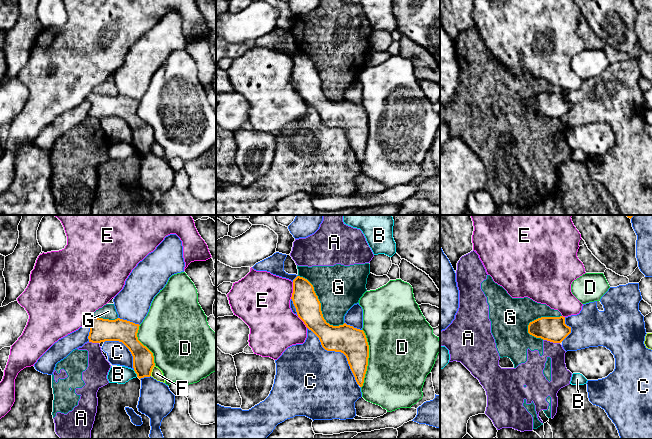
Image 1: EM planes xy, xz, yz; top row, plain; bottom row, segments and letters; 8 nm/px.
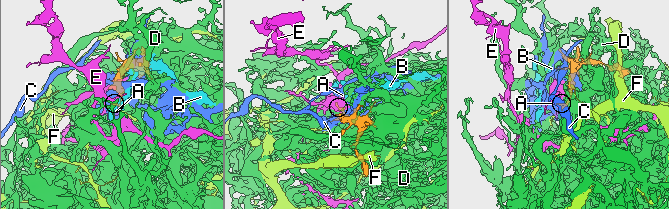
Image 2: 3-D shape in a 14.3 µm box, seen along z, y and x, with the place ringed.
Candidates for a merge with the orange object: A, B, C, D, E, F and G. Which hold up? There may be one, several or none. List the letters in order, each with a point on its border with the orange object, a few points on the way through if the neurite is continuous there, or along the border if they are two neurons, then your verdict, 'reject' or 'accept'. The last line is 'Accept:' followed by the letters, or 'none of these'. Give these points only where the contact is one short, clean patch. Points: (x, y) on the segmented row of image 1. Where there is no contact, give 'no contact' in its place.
A: meets orange in yz at (551, 341); border along yz (543, 339), (559, 343); reject
B: meets orange in xy at (135, 372); border along xy (133, 370), (137, 376); reject
C: meets orange in xz at (340, 351); reject
D: meets orange in xz at (368, 357); reject
E: meets orange in xz at (293, 290); border along xz (293, 282), (293, 292), (290, 298); reject
F: meets orange in xy at (151, 370); reject
G: meets orange in xz at (320, 304); reject
Accept: none of these

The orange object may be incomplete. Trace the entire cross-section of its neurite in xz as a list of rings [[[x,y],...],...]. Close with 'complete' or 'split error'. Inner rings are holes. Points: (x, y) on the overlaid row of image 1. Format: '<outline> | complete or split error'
[[[297,276],[293,280],[291,299],[298,317],[319,338],[322,347],[346,356],[357,384],[362,387],[369,358],[369,345],[364,331],[346,323],[339,326],[327,323],[313,285],[303,277]]] | complete

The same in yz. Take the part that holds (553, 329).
[[[541,317],[528,325],[528,333],[553,343],[561,343],[570,333],[571,327],[565,324],[565,317]]] | complete

